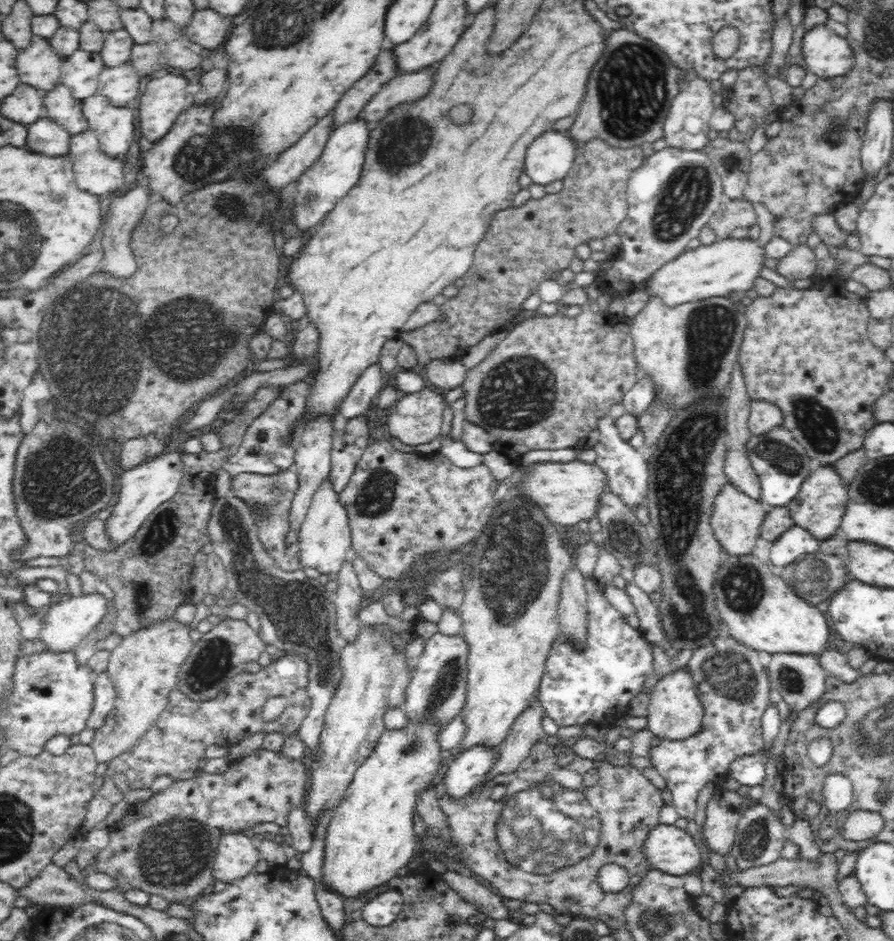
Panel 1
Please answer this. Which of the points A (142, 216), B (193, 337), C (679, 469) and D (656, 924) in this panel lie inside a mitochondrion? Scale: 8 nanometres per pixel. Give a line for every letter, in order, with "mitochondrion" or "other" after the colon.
A: other
B: mitochondrion
C: mitochondrion
D: mitochondrion

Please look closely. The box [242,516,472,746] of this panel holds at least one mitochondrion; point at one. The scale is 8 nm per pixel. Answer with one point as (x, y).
(445, 686)

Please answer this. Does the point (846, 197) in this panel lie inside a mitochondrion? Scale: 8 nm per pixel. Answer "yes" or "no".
no

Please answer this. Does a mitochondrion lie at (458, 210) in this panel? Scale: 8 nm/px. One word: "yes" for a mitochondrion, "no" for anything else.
no

